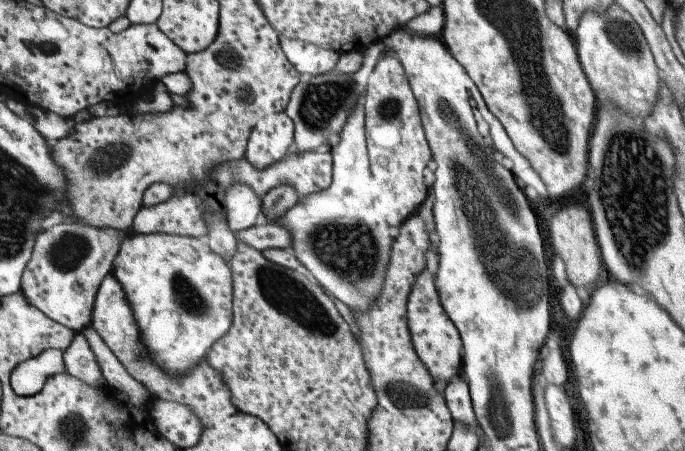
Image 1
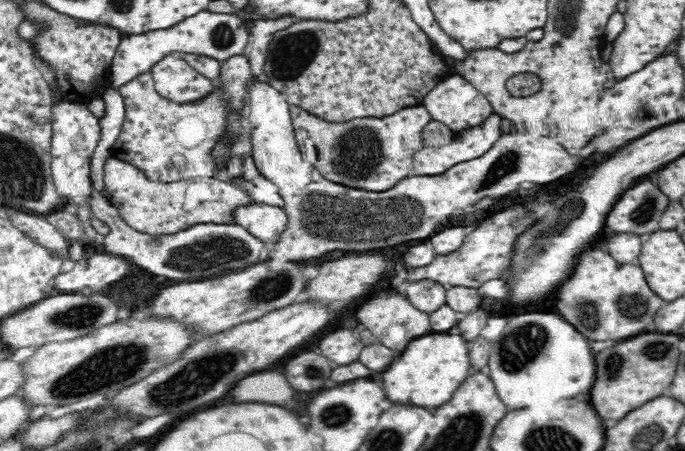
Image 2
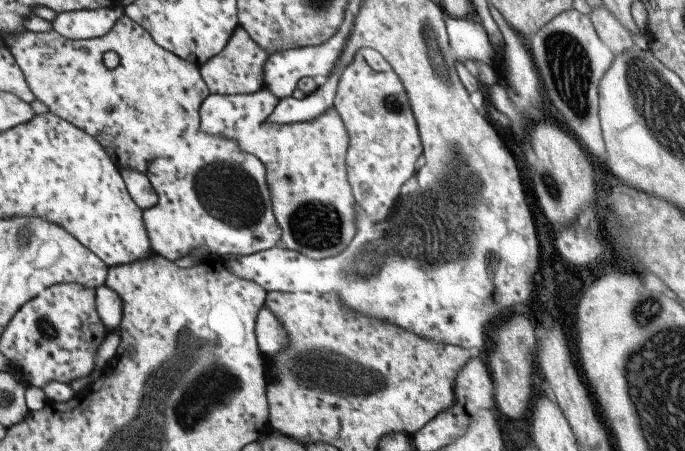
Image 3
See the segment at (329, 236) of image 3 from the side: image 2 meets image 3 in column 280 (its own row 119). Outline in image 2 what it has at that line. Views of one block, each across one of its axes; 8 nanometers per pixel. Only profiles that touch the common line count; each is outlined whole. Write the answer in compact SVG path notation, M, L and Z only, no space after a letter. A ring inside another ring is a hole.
M244 53L221 63L222 76L216 82L222 95L211 95L198 103L179 104L162 99L155 91L150 73L117 87L124 97L125 119L110 155L135 164L148 179L161 183L212 177L215 166L209 155L210 147L224 131L227 110L234 108L242 114L242 100L248 90L245 82L251 76L251 66Z

